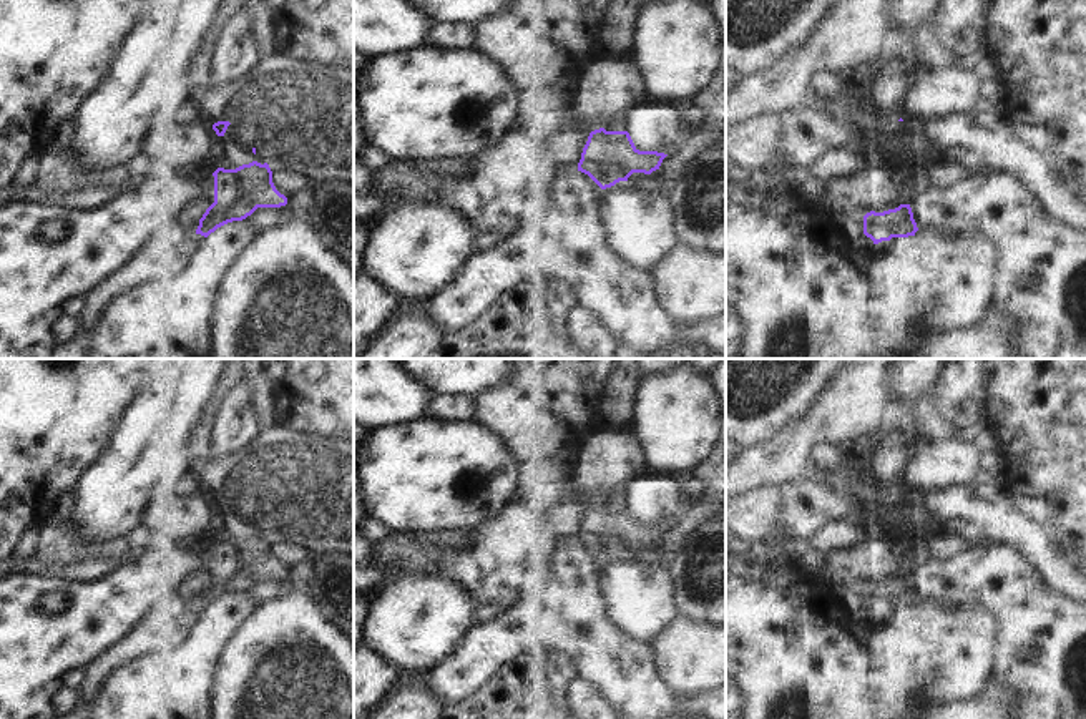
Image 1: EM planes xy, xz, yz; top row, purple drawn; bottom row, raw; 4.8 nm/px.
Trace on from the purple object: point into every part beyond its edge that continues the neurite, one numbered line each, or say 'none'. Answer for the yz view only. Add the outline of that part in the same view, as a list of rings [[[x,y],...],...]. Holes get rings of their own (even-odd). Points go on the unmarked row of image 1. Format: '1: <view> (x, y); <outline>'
none

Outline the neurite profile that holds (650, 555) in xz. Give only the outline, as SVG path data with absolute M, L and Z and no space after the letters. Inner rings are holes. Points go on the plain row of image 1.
M656 541L653 543L651 546L644 546L644 545L633 545L629 550L628 550L628 555L633 558L633 560L638 560L648 566L666 566L661 560L661 543Z

